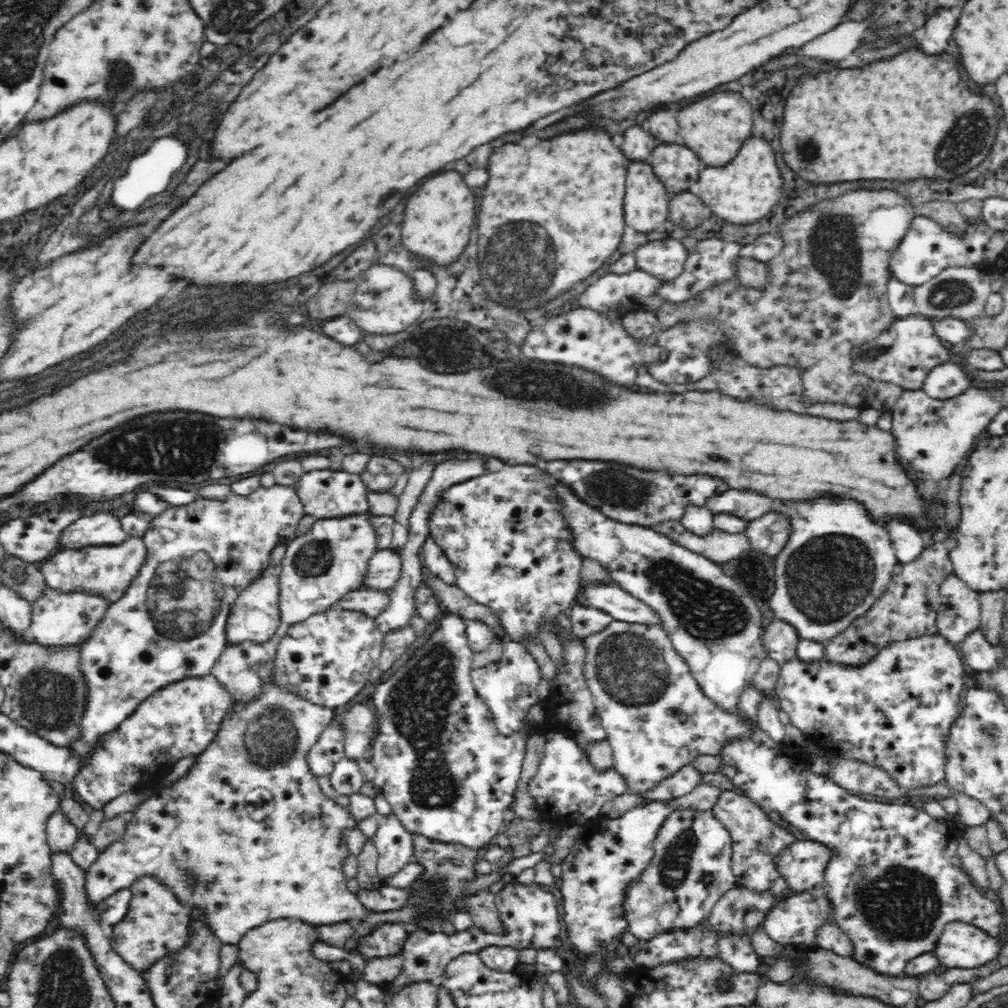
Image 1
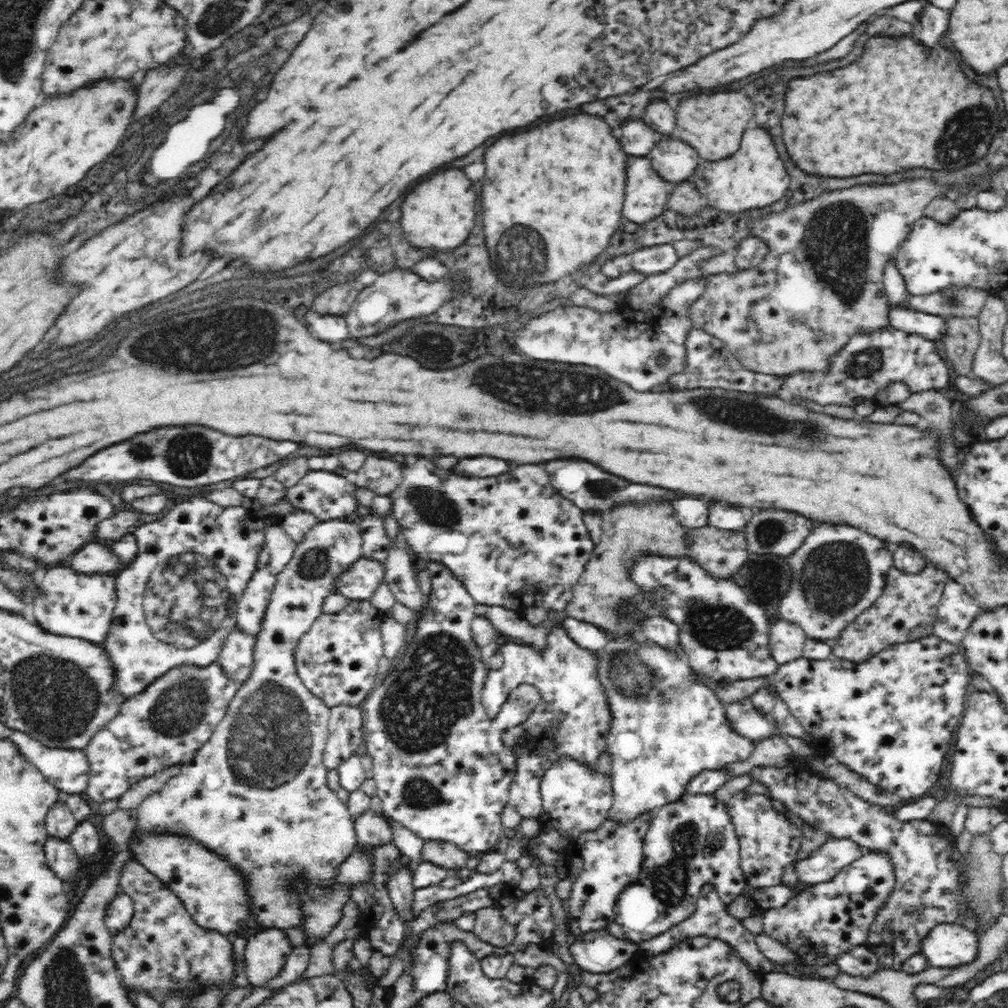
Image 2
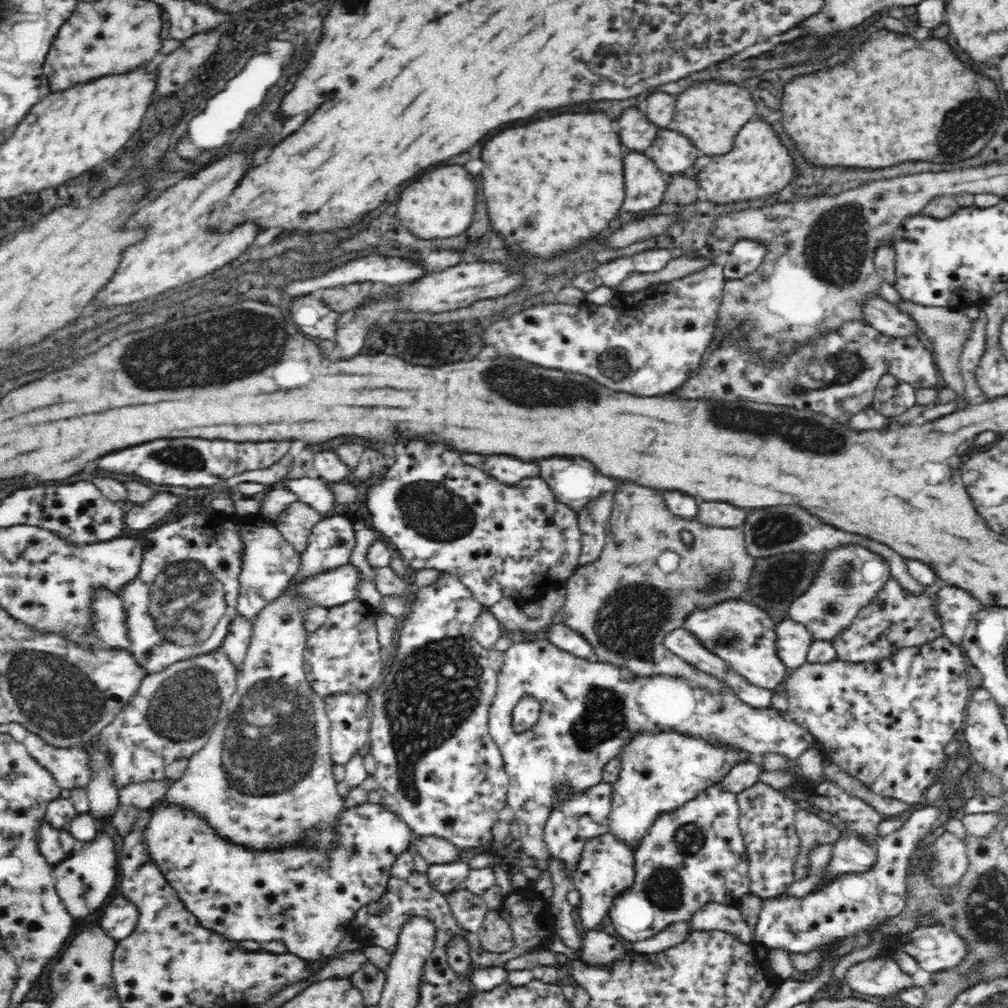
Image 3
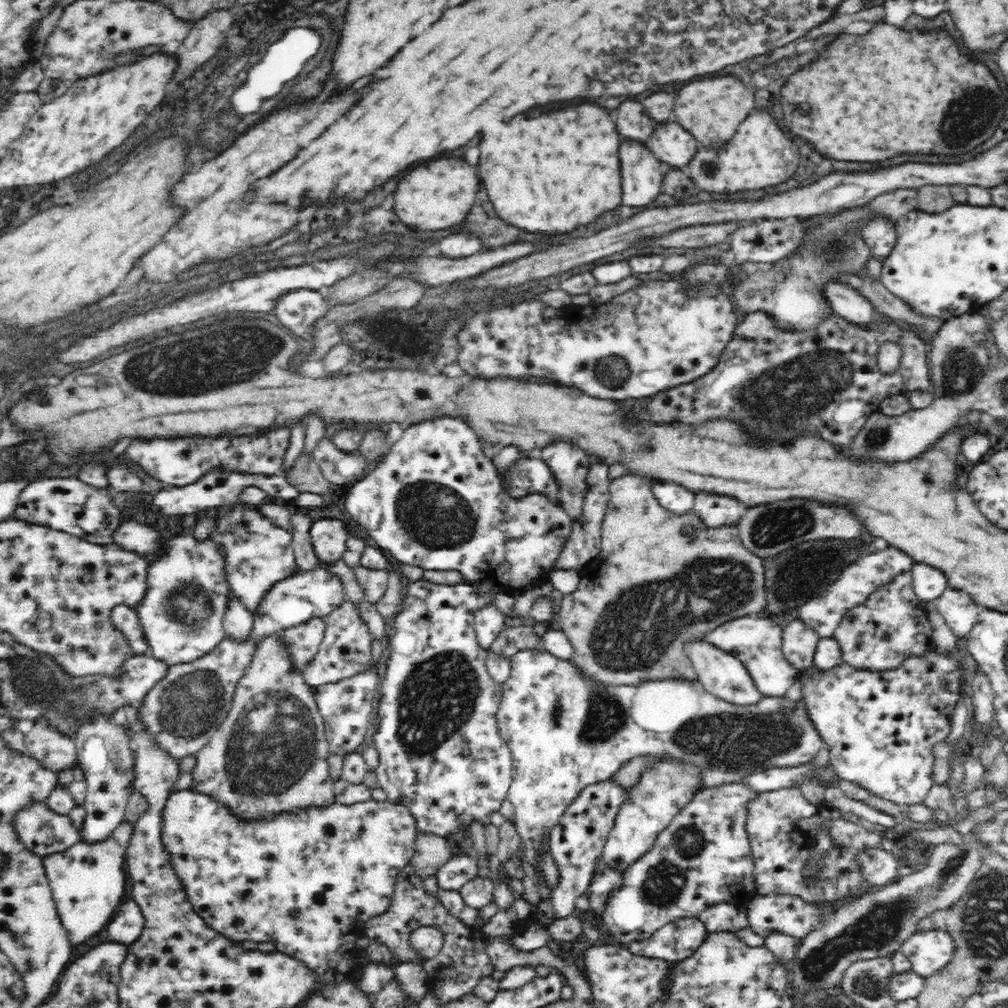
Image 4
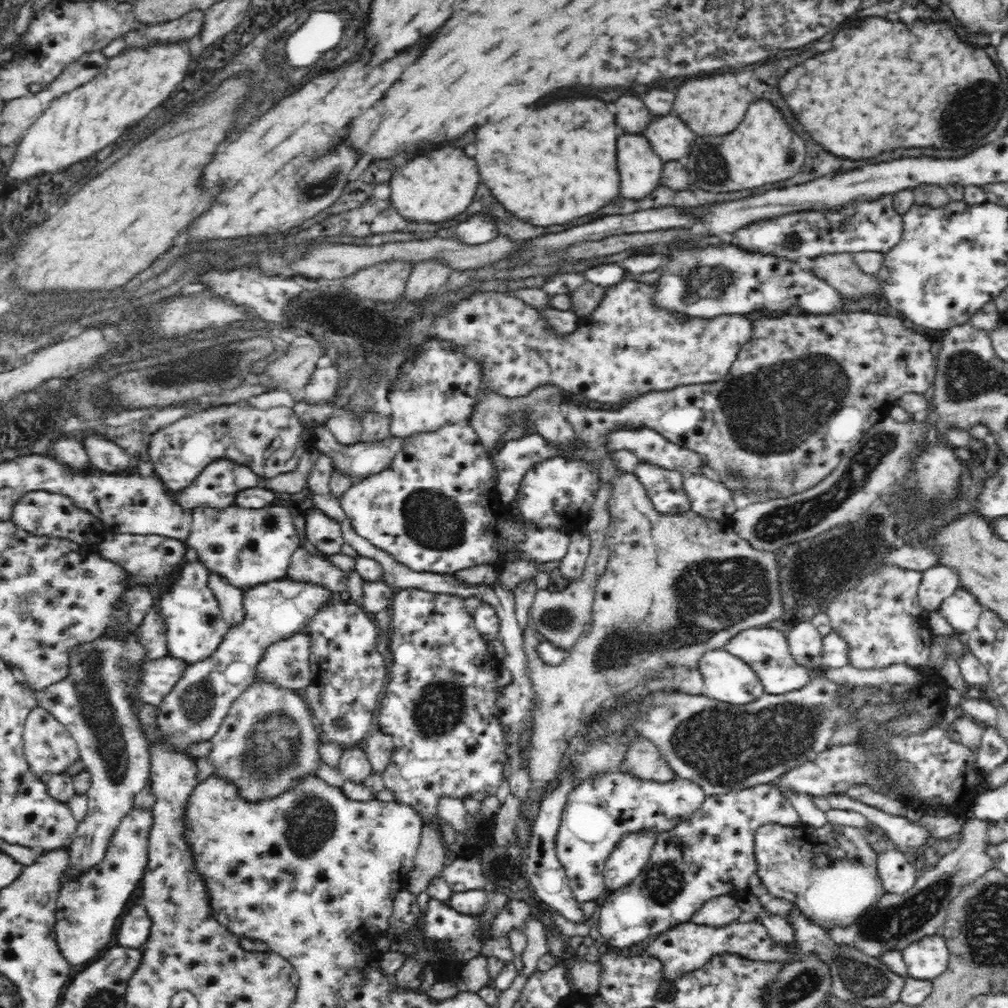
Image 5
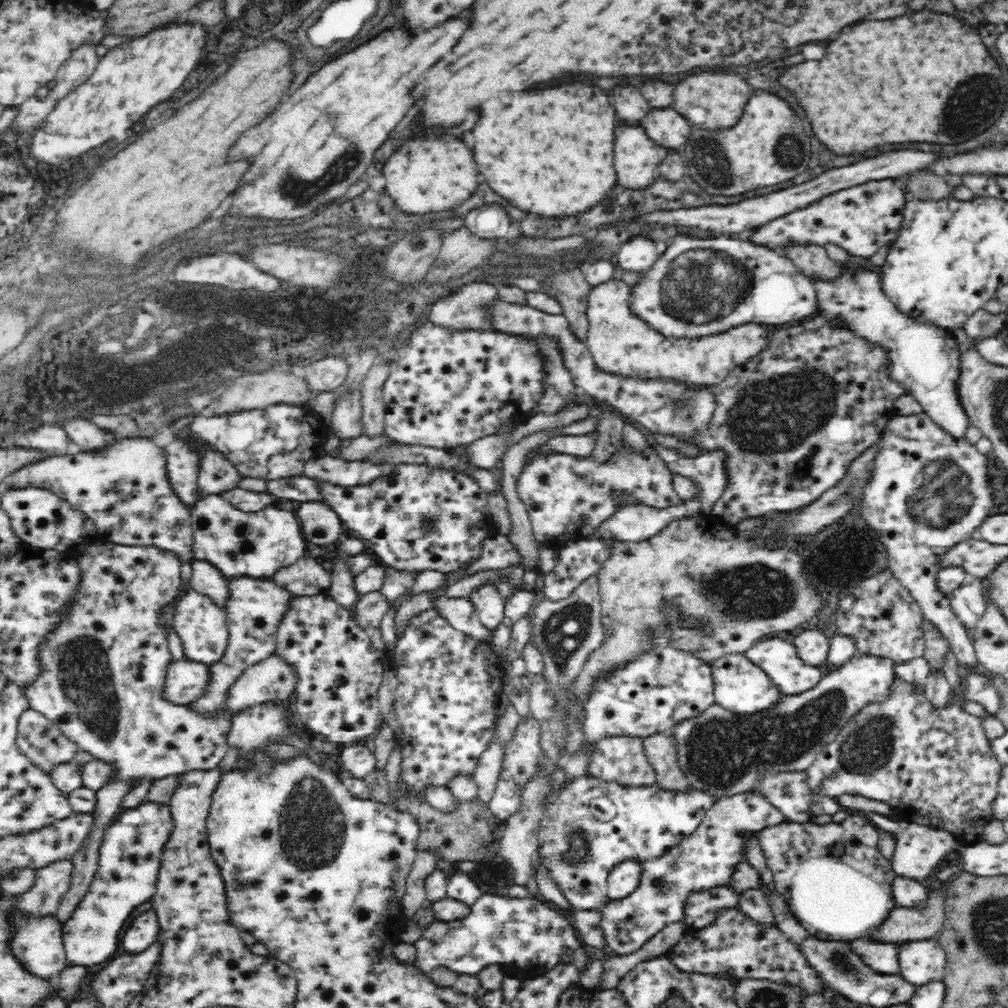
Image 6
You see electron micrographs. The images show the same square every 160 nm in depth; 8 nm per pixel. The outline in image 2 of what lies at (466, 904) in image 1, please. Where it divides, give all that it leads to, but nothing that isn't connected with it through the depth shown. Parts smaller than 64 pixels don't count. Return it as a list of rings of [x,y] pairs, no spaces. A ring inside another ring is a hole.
[[[425,839],[420,856],[422,861],[431,862],[454,872],[466,866],[470,852],[467,853],[458,848],[454,843],[441,843],[438,840]],[[495,905],[475,912],[474,936],[497,947],[510,944],[515,939],[515,928],[503,917]]]

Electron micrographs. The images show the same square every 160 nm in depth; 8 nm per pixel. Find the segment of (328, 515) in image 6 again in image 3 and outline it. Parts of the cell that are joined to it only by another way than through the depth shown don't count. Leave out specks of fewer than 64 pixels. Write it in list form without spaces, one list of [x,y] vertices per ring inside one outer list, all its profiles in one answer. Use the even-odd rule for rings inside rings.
[[[342,516],[324,517],[312,528],[304,552],[299,556],[300,568],[290,578],[288,586],[271,600],[252,620],[250,647],[238,674],[238,688],[229,701],[227,719],[213,732],[209,741],[189,759],[184,774],[168,785],[168,790],[146,810],[150,815],[160,808],[179,808],[203,819],[215,836],[250,850],[284,850],[311,848],[331,851],[341,842],[340,816],[346,806],[338,794],[337,782],[330,760],[330,719],[326,701],[314,692],[306,680],[304,654],[307,646],[307,614],[314,606],[312,598],[299,592],[309,579],[350,563],[356,548],[356,530]]]

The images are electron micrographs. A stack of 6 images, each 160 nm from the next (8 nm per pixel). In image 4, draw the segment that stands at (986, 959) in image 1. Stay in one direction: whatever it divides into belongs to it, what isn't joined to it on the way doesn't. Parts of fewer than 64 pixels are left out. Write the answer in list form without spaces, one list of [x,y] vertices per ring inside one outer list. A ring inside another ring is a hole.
[[[940,929],[916,931],[898,948],[912,963],[912,970],[927,977],[943,969],[956,952],[954,937]]]

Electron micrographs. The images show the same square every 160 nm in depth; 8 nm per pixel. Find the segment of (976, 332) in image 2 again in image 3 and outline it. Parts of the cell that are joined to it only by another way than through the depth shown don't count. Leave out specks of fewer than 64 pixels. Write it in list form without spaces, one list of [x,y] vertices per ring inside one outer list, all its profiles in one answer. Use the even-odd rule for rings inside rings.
[[[910,301],[902,302],[899,306],[905,312],[912,314],[912,317],[918,321],[920,329],[929,340],[934,343],[934,355],[937,368],[941,371],[942,378],[948,387],[957,394],[960,399],[964,396],[964,378],[960,374],[960,354],[964,348],[964,343],[968,340],[968,336],[972,334],[972,322],[965,312],[940,308],[936,306],[921,306]]]

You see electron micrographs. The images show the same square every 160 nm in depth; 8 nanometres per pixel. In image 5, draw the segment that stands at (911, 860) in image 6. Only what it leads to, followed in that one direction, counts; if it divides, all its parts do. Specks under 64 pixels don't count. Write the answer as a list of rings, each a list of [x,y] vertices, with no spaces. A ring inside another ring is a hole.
[[[845,793],[832,794],[827,796],[827,800],[833,809],[854,810],[863,814],[869,823],[889,836],[892,846],[900,849],[904,854],[914,856],[924,844],[934,841],[921,823],[912,822],[905,816],[886,814],[872,805],[848,797]]]

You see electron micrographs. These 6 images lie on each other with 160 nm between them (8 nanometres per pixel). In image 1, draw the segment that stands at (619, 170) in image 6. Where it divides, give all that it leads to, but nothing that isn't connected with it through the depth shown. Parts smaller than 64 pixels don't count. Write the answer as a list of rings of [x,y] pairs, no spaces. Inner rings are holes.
[[[630,164],[626,178],[626,224],[636,232],[652,232],[668,220],[671,195],[648,164]]]

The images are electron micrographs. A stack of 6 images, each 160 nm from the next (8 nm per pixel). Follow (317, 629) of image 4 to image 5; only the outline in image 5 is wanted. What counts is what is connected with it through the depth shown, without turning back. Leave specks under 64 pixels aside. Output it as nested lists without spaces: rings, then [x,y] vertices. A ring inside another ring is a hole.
[[[302,632],[270,644],[256,668],[254,680],[266,679],[303,690],[312,684],[312,646],[312,635]]]

